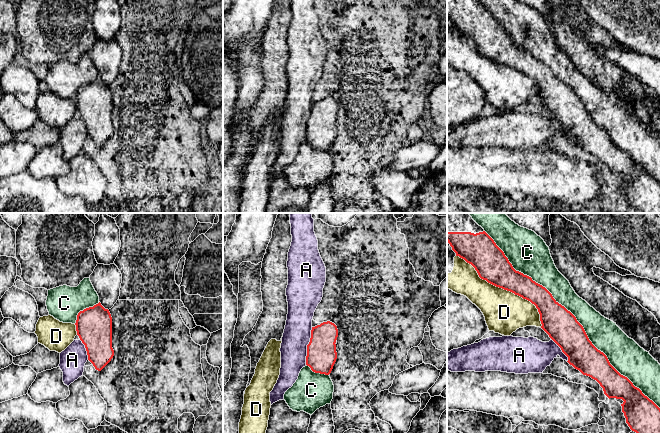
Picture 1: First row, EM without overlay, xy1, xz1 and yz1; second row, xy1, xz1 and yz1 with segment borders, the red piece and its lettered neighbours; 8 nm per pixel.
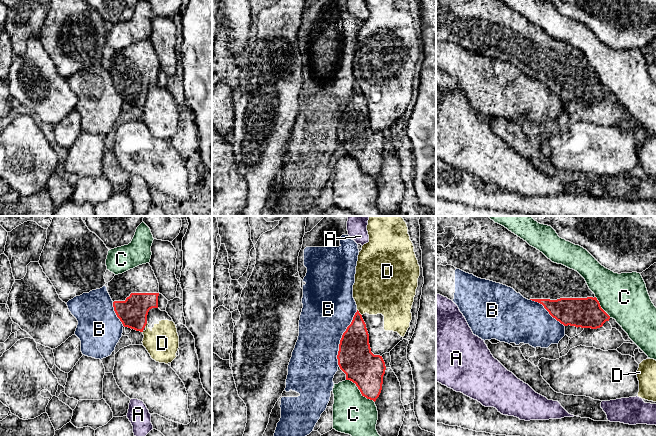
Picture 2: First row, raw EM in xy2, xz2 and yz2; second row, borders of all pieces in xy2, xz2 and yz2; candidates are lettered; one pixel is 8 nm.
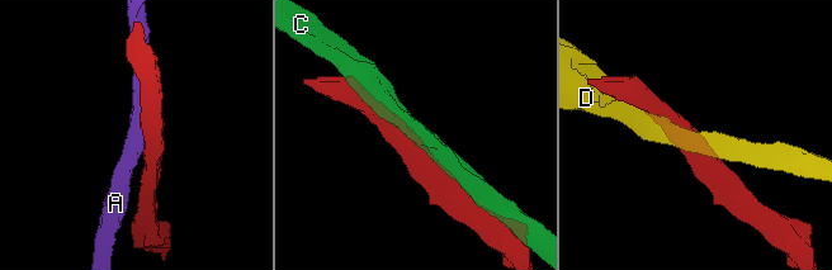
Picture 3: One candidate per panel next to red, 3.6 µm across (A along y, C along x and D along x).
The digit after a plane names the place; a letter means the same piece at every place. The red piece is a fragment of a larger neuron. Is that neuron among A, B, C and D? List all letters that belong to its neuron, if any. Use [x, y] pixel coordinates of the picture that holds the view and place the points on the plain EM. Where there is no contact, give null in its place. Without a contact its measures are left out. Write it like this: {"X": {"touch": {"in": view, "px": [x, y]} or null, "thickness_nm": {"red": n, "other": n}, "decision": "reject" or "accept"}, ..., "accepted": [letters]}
{"A": {"touch": {"in": "xz1", "px": [307, 122]}, "thickness_nm": {"red": 240, "other": 220}, "decision": "reject"}, "B": {"touch": {"in": "xz2", "px": [341, 114]}, "thickness_nm": {"red": 280, "other": 400}, "decision": "reject"}, "C": {"touch": {"in": "yz1", "px": [573, 91]}, "thickness_nm": {"red": 260, "other": 220}, "decision": "reject"}, "D": {"touch": {"in": "yz1", "px": [505, 65]}, "thickness_nm": {"red": 260, "other": 320}, "decision": "reject"}, "accepted": []}

